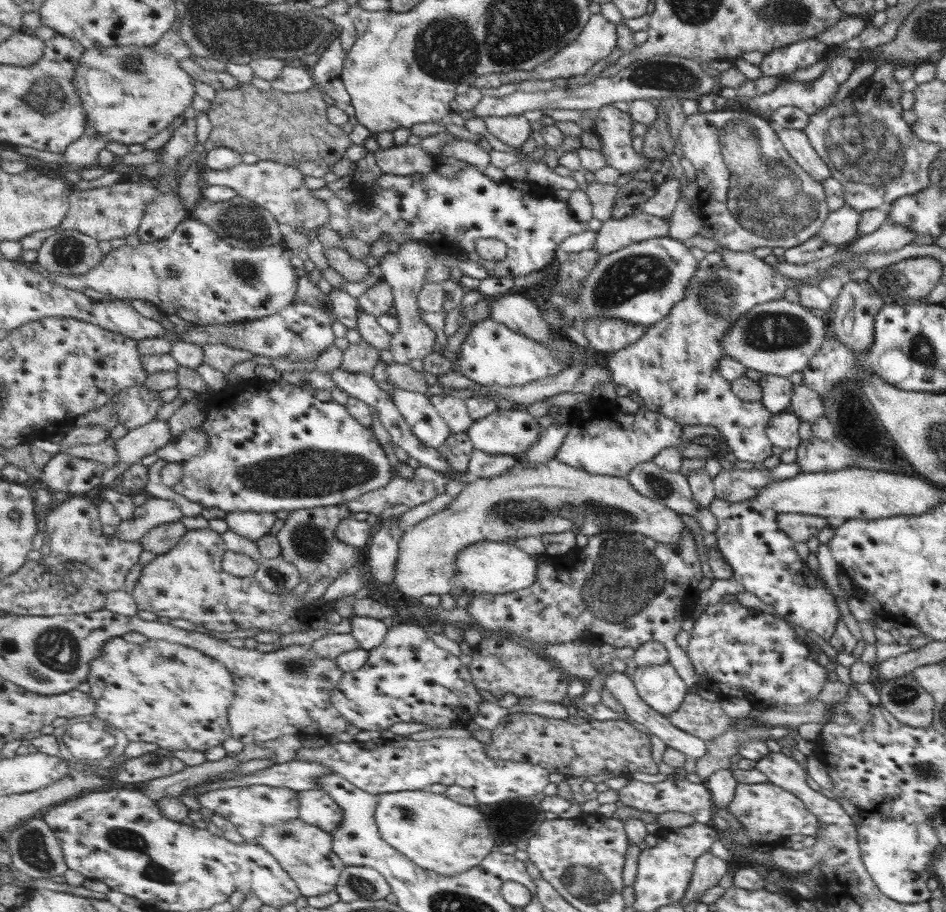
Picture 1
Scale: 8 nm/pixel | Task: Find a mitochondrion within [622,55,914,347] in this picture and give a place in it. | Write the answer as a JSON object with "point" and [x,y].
{"point":[768,201]}

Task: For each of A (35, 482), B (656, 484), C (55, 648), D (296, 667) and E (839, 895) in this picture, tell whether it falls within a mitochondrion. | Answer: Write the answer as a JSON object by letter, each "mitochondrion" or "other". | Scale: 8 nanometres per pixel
{"A":"other","B":"mitochondrion","C":"mitochondrion","D":"mitochondrion","E":"other"}

